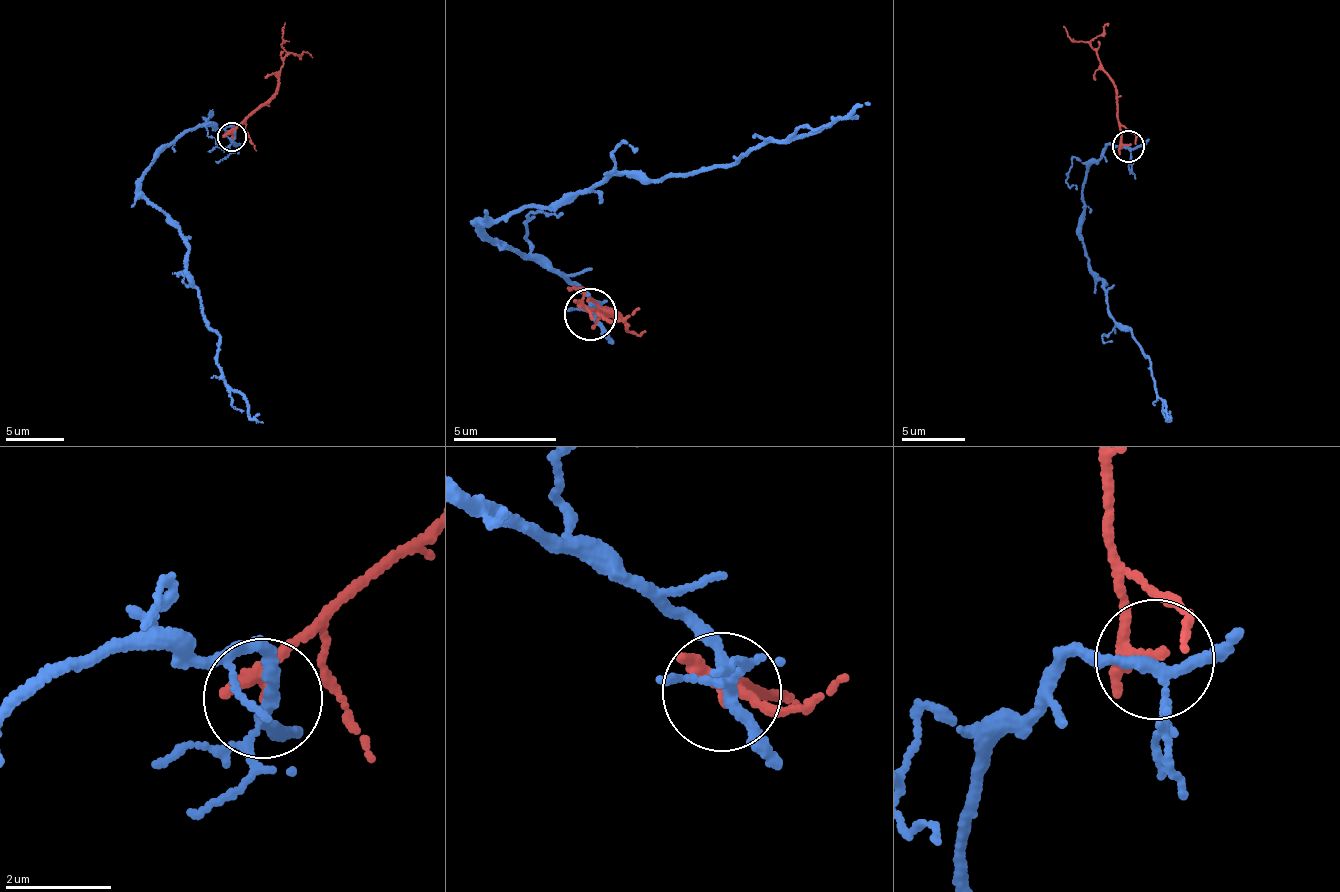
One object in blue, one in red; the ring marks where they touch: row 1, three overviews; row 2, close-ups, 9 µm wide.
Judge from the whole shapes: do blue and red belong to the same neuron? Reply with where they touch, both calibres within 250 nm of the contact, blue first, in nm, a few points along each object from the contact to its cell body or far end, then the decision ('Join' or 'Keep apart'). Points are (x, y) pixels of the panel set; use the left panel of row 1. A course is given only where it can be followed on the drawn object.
Place: (232, 137). Thickness 190 nm (blue) against 180 nm. Course of blue: (232, 138), (232, 127), (198, 123), (141, 187), (188, 247), (217, 365), (262, 421). Course of red: (232, 138), (238, 124), (277, 90), (285, 51), (282, 39), (285, 22). Keep apart

